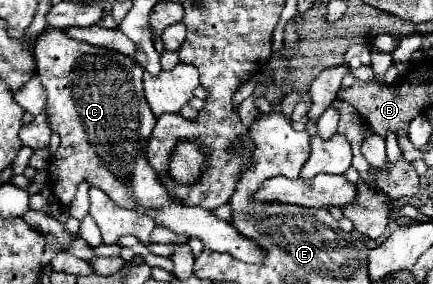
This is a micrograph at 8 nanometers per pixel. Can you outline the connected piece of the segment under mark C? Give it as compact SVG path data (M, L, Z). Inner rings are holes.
M47 28L35 42L37 74L47 92L47 116L51 128L61 136L59 150L49 164L49 180L53 194L61 204L71 204L81 182L101 188L117 206L147 214L157 226L169 228L175 234L199 238L205 248L227 252L241 262L259 264L267 252L255 242L237 232L237 228L217 218L201 206L187 206L177 200L159 180L147 160L147 136L157 122L143 94L143 66L133 58L71 40L63 30Z

